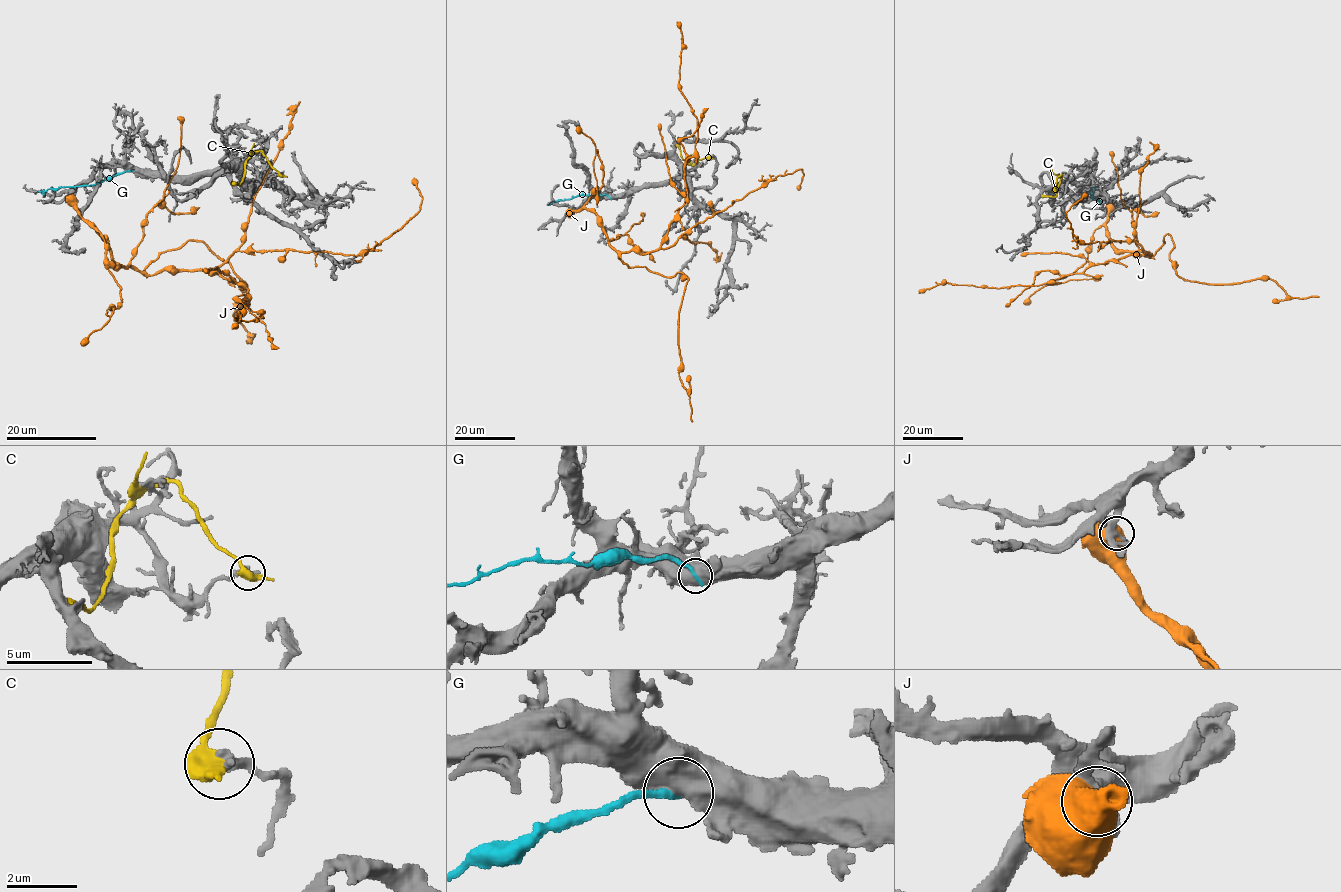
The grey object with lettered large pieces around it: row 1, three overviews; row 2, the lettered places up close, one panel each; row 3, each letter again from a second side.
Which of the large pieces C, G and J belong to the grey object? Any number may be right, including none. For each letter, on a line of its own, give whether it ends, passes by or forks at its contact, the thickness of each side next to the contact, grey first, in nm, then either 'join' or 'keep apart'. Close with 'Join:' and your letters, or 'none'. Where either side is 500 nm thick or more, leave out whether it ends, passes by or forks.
C: 340 nm thick on the grey side, 500 nm on the other; keep apart
G: 800 nm thick on the grey side, 260 nm on the other; keep apart
J: 320 nm thick on the grey side, 750 nm on the other; keep apart
Join: none

